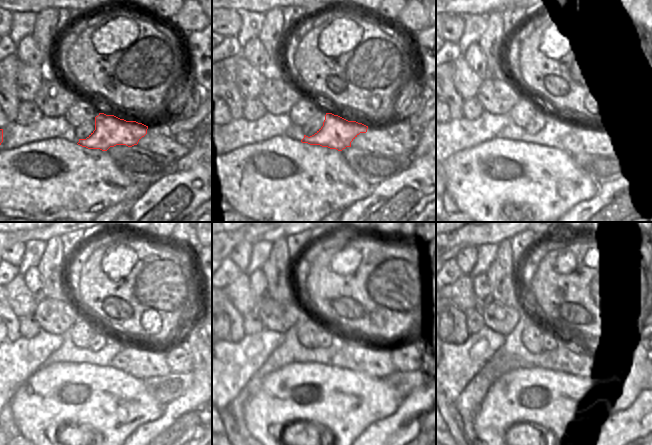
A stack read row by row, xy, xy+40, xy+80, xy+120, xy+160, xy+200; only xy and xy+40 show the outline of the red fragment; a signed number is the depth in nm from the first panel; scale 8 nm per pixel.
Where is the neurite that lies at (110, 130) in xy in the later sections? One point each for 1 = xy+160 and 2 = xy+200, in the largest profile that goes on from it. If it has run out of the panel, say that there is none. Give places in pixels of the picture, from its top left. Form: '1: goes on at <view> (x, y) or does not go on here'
1: goes on at xy+160 (324, 356)
2: goes on at xy+200 (544, 355)

